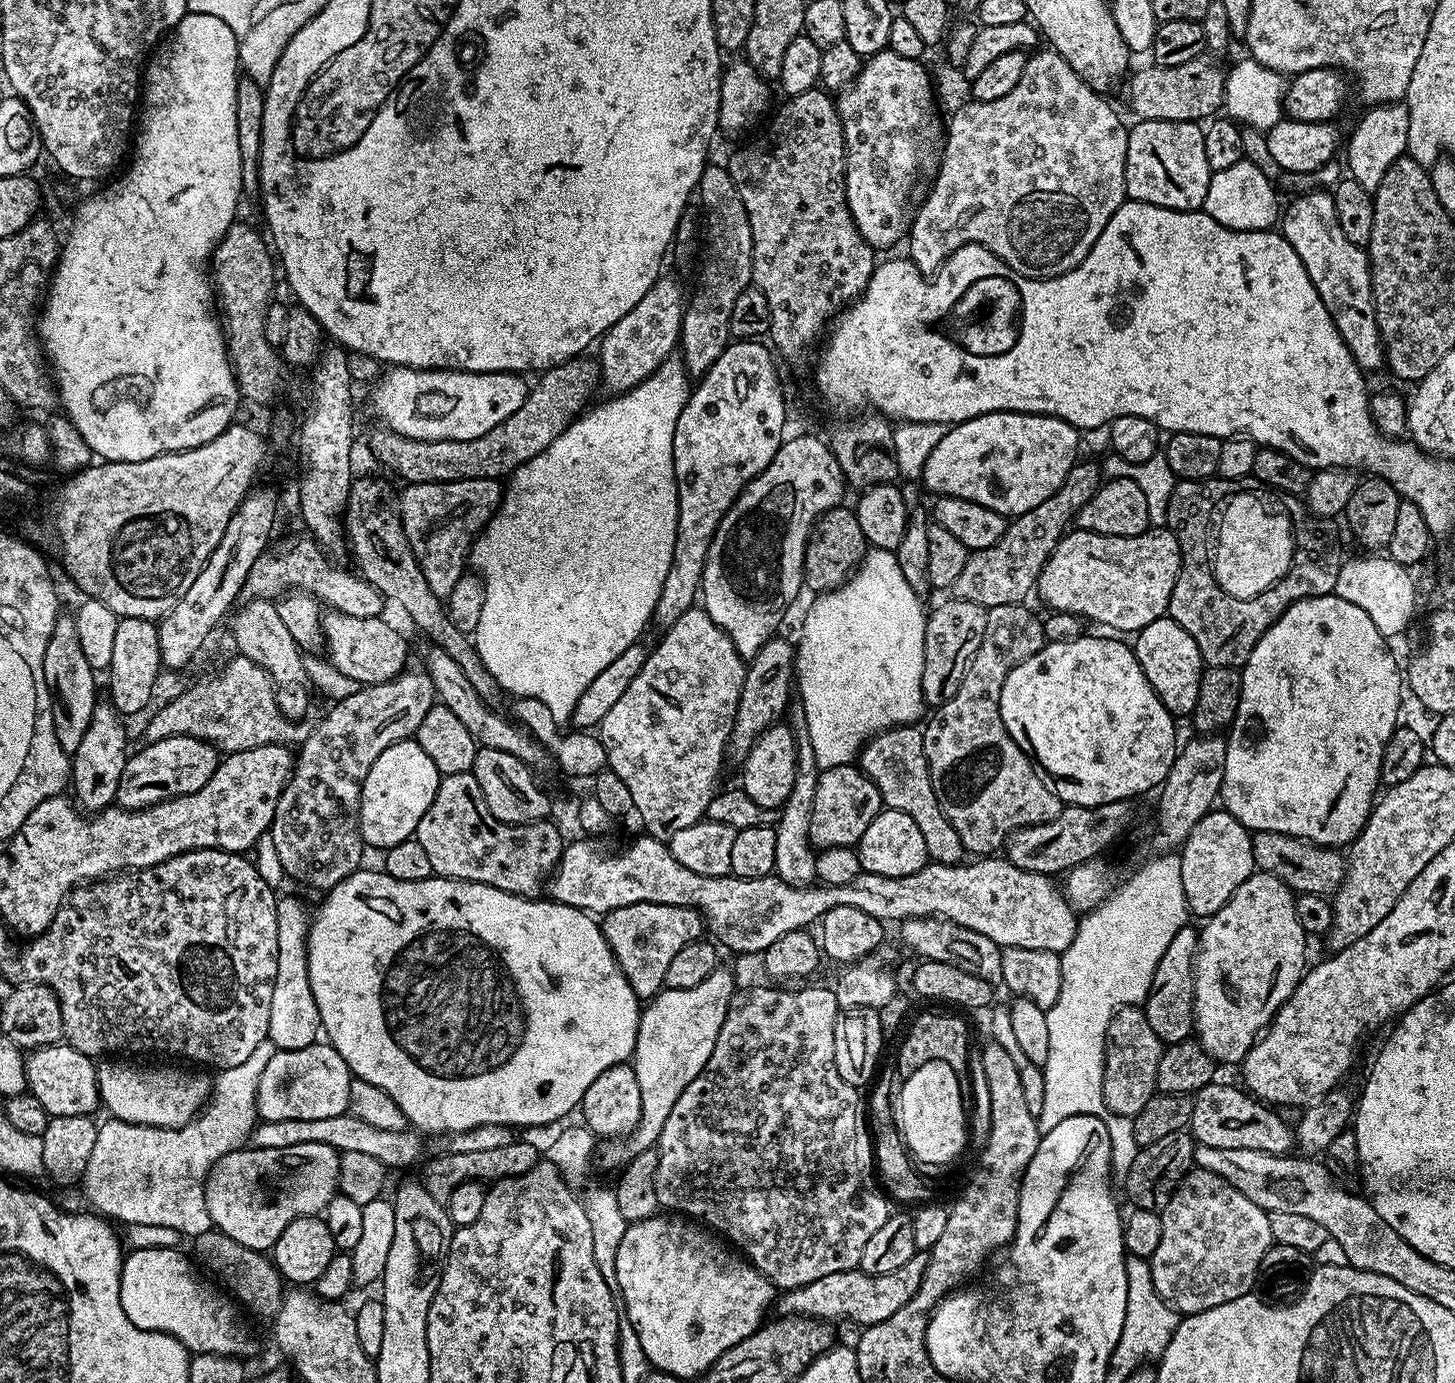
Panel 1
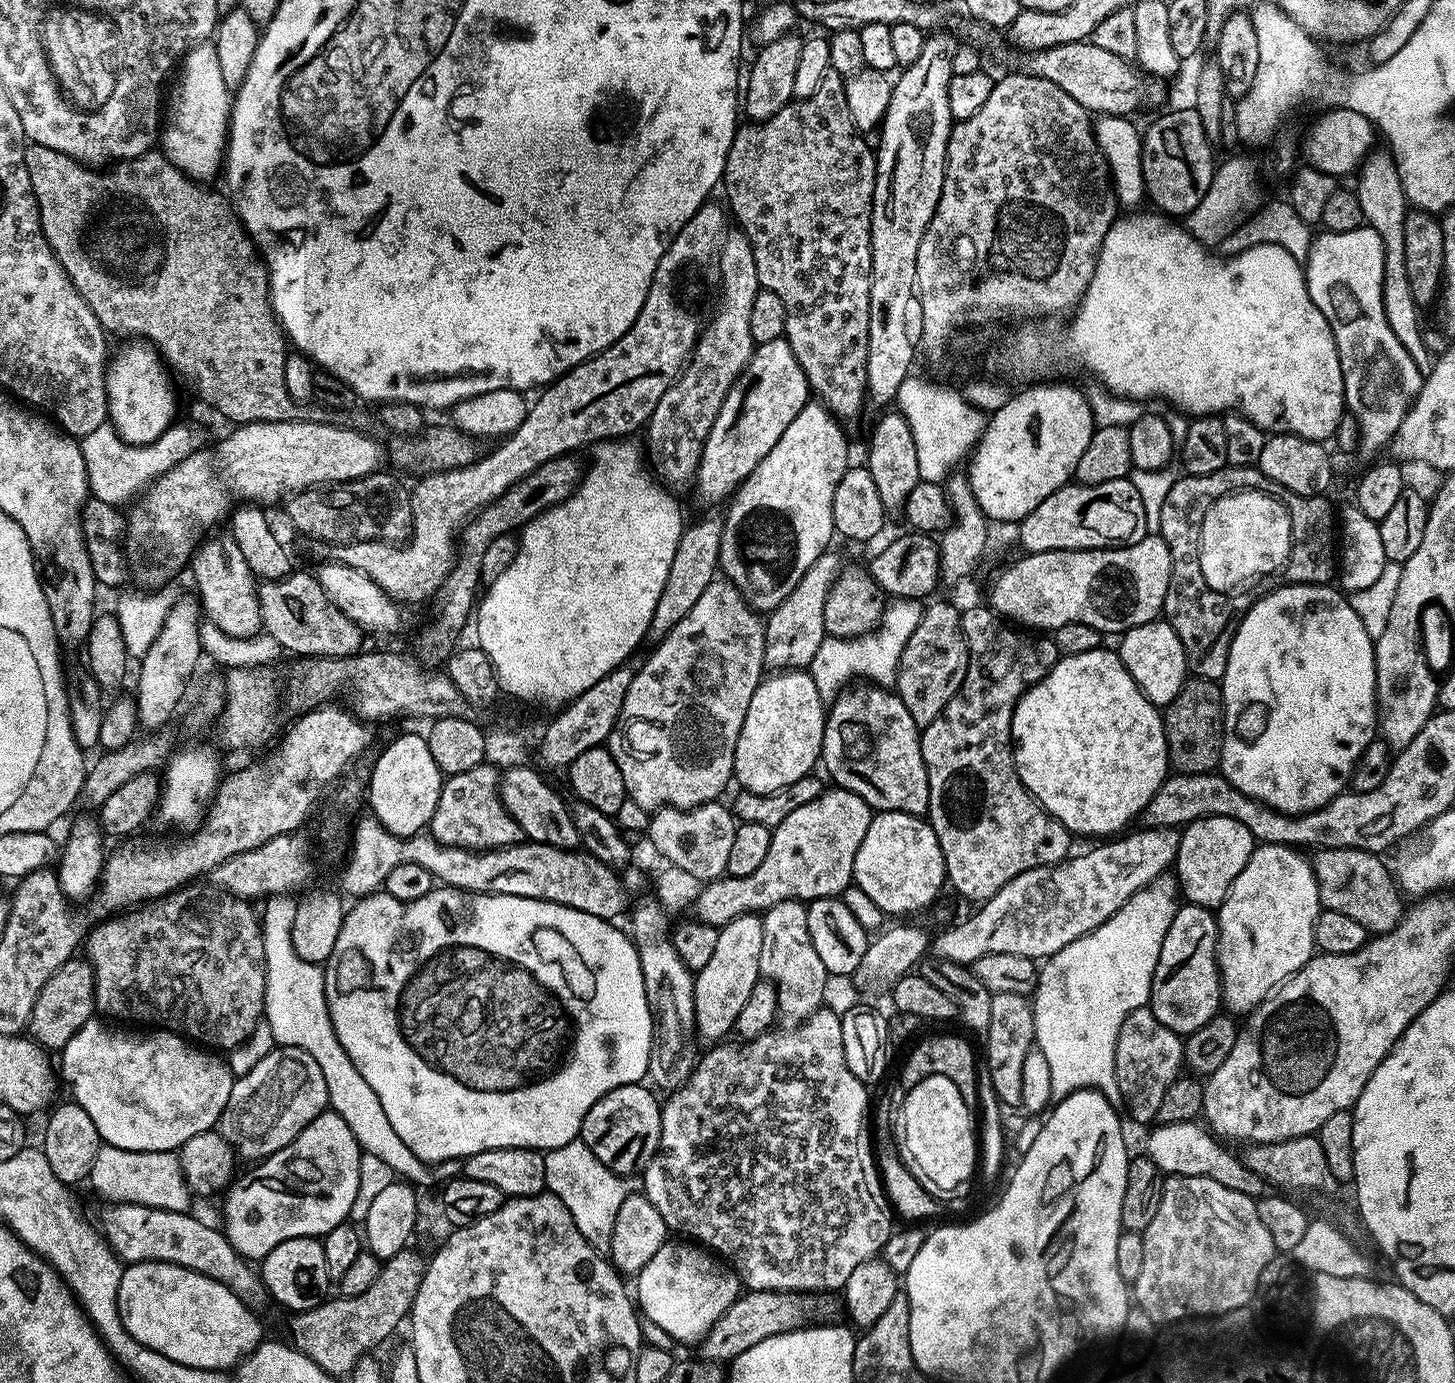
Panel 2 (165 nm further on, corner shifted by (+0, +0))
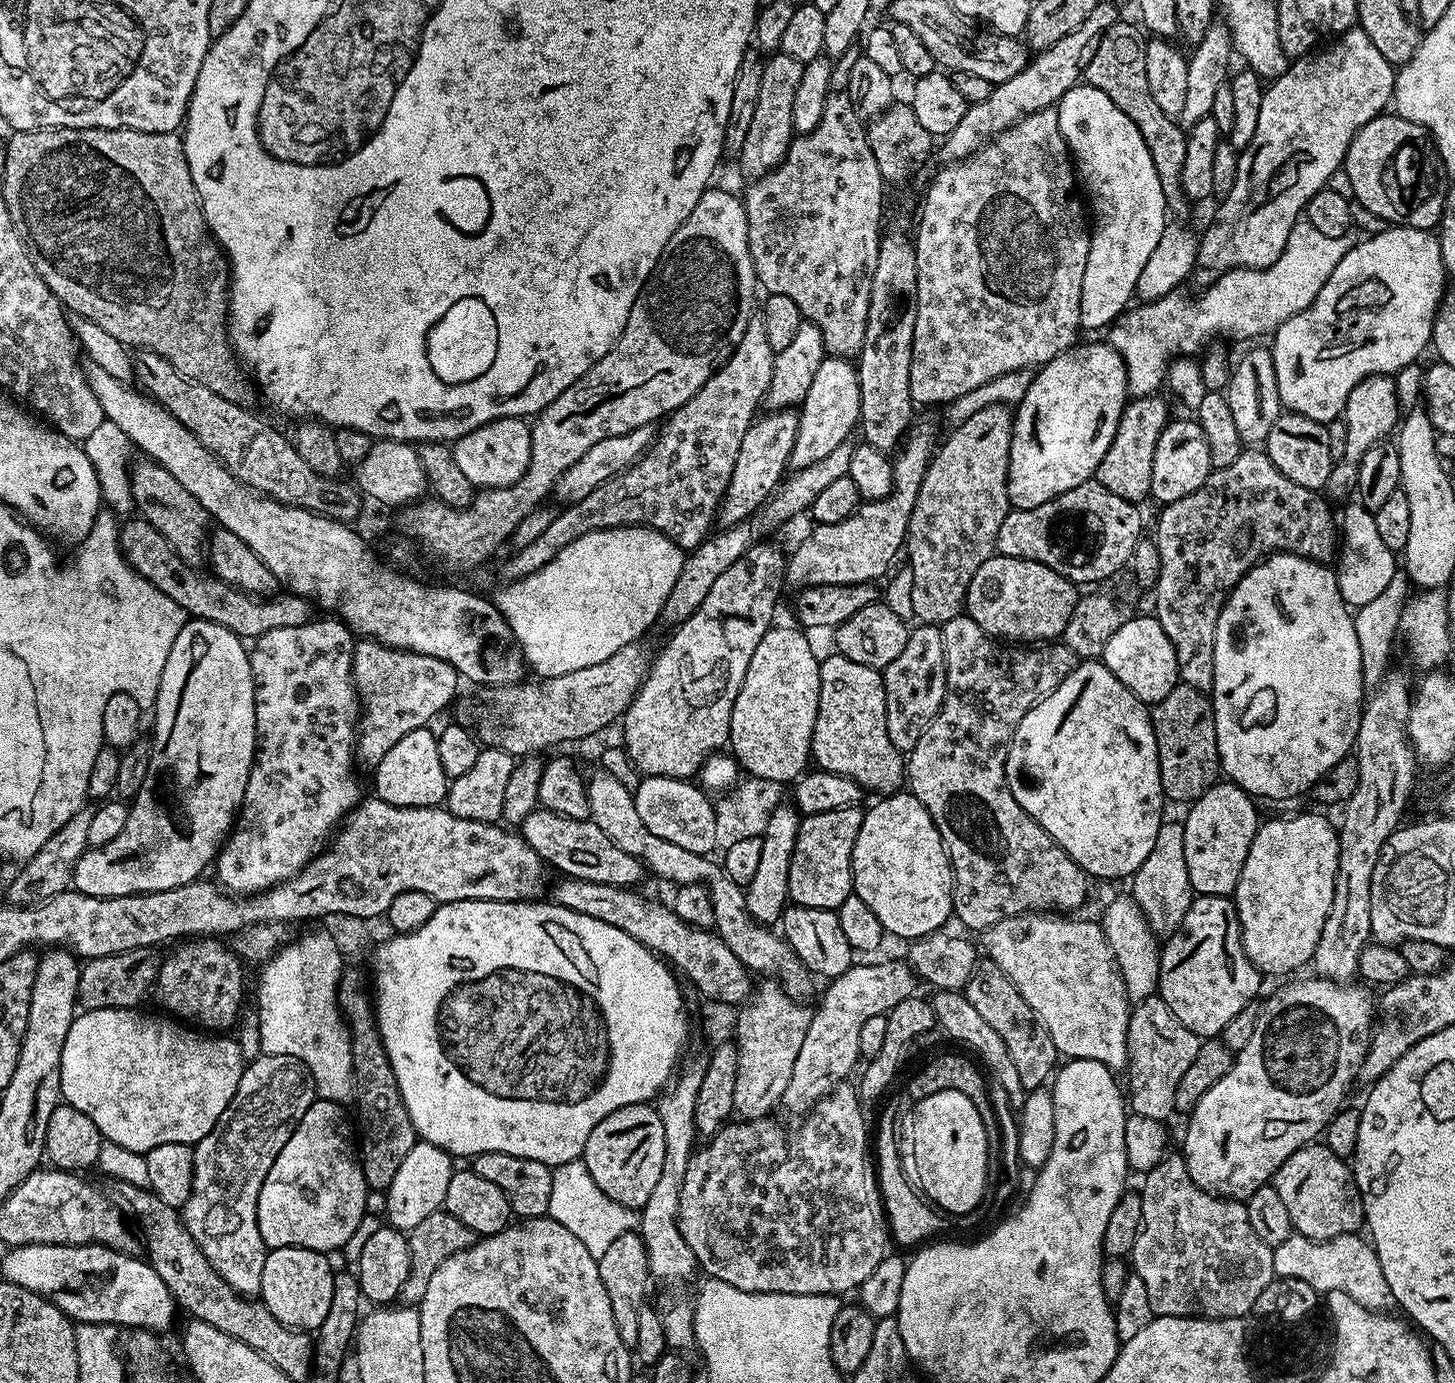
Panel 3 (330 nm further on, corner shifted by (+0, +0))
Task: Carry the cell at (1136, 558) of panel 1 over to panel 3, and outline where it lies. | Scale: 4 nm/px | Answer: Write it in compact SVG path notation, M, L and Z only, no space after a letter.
M994 554L982 562L982 566L978 566L978 574L970 578L964 602L966 615L978 622L987 636L1004 642L1052 642L1063 637L1064 627L1066 622L1070 622L1070 614L1074 614L1077 599L1077 585L1050 570L1050 566Z

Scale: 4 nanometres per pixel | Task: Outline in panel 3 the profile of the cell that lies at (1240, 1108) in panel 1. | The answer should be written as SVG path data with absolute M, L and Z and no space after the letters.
M1313 1142L1290 1154L1290 1158L1286 1158L1286 1162L1282 1162L1282 1166L1273 1174L1270 1183L1278 1190L1278 1195L1290 1213L1295 1235L1311 1240L1329 1240L1342 1234L1359 1233L1365 1227L1364 1203L1356 1185L1355 1171L1345 1157L1334 1154L1334 1150L1330 1150L1323 1142Z

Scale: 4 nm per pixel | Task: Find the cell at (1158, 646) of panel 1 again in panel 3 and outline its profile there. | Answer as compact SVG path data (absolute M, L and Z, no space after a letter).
M1133 615L1125 624L1118 626L1114 634L1110 634L1110 642L1106 642L1106 650L1102 663L1122 682L1122 686L1130 689L1139 700L1151 706L1162 702L1170 690L1178 682L1178 662L1174 654L1174 646L1170 638L1166 638L1166 630L1156 621L1155 615Z

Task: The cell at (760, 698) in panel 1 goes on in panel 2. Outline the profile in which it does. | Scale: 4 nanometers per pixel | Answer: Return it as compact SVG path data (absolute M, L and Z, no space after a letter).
M829 550L821 554L802 574L802 582L786 594L786 598L772 612L767 615L764 626L763 660L765 669L772 672L792 670L804 670L811 667L814 655L818 647L827 637L825 630L825 602L828 591L836 577L842 571L842 563Z

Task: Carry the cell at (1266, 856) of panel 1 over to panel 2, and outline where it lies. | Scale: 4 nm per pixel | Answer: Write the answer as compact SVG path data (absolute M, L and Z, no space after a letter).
M1321 848L1311 857L1321 905L1338 910L1338 914L1350 914L1369 934L1392 932L1406 911L1405 897L1393 873L1380 860L1383 859L1377 853L1357 848Z

